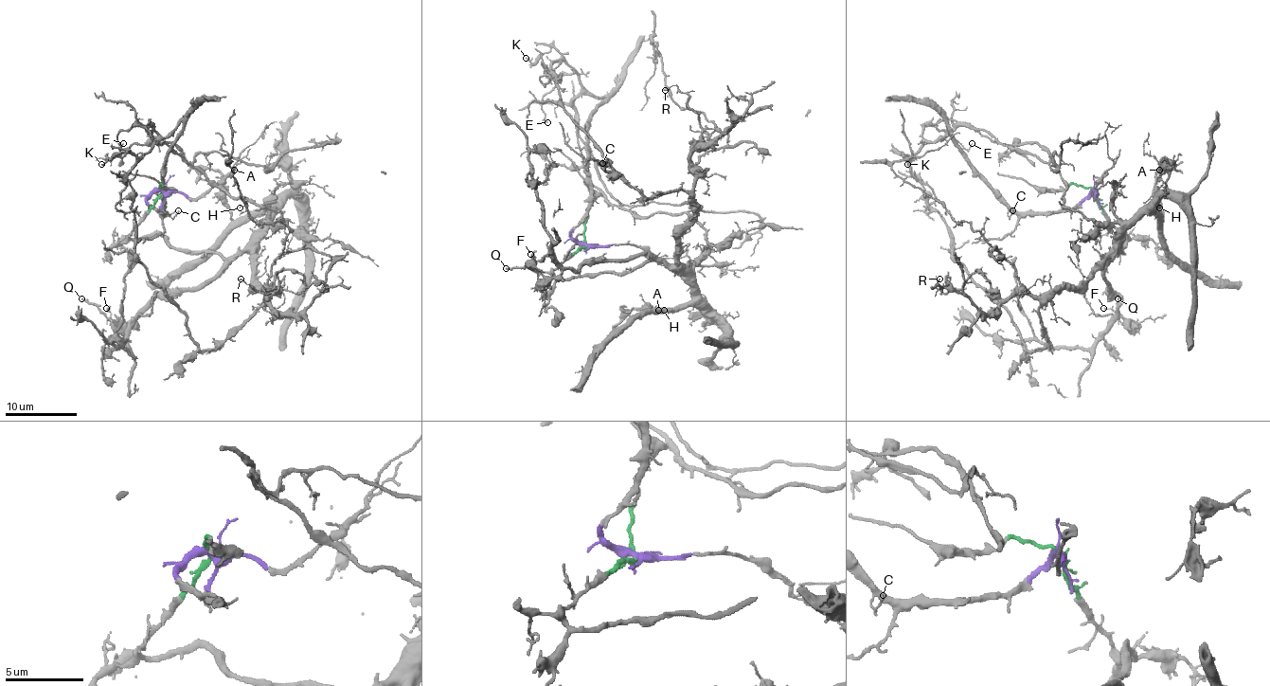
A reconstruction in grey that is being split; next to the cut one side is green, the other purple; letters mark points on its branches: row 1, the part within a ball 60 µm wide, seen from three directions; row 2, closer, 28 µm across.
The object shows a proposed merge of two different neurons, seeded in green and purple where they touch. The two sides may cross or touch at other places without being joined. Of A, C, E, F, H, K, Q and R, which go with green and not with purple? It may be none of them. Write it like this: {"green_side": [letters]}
{"green_side": ["A", "F", "H", "Q", "R"]}

